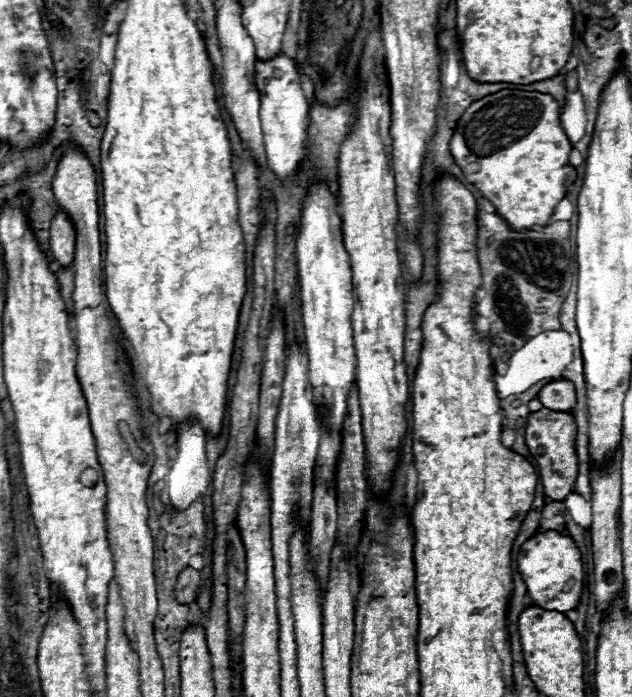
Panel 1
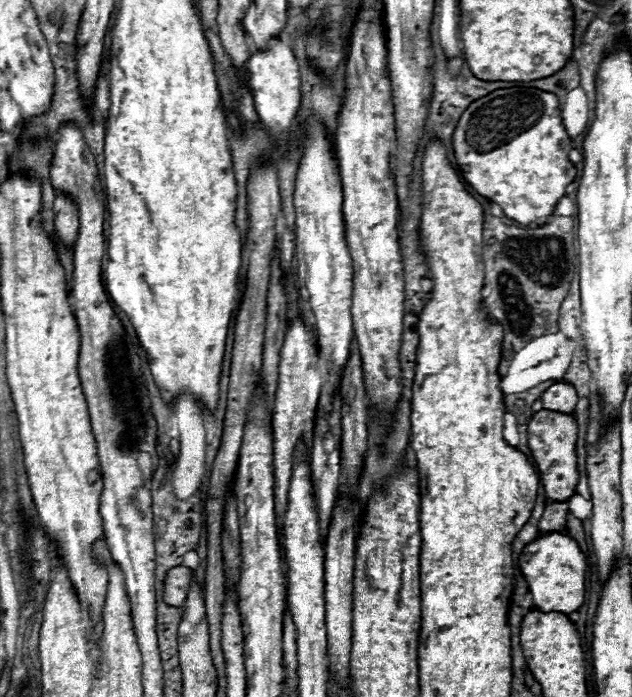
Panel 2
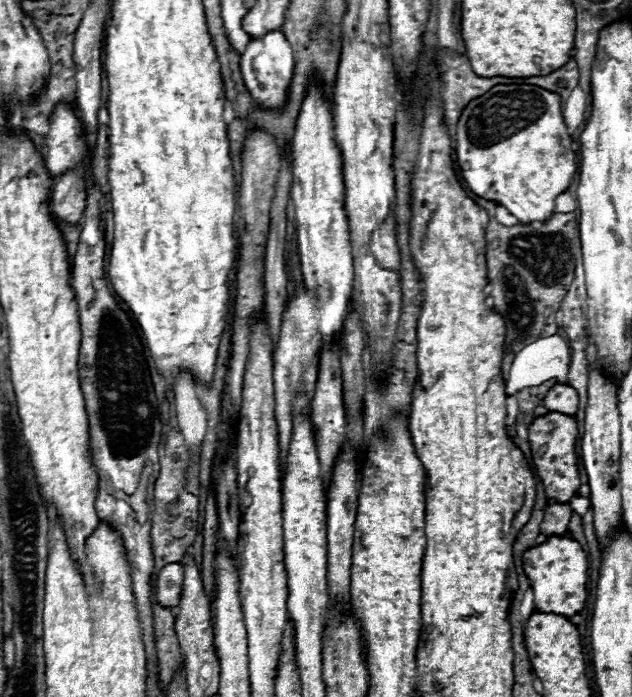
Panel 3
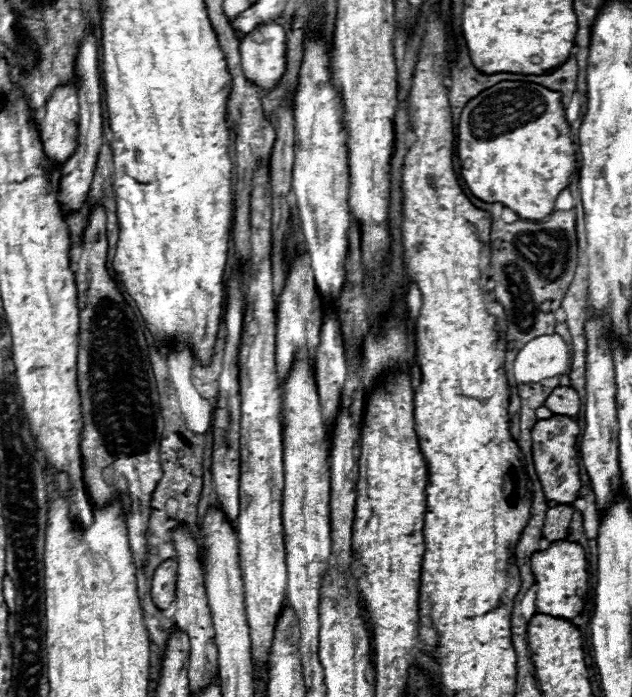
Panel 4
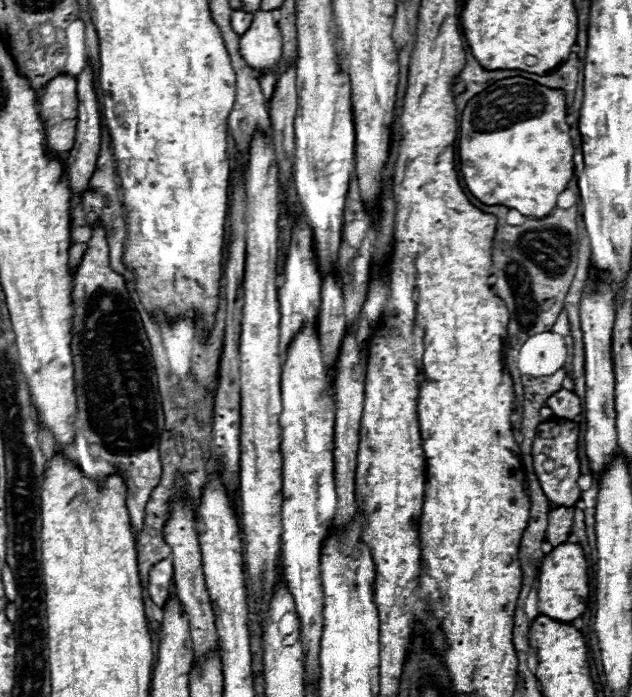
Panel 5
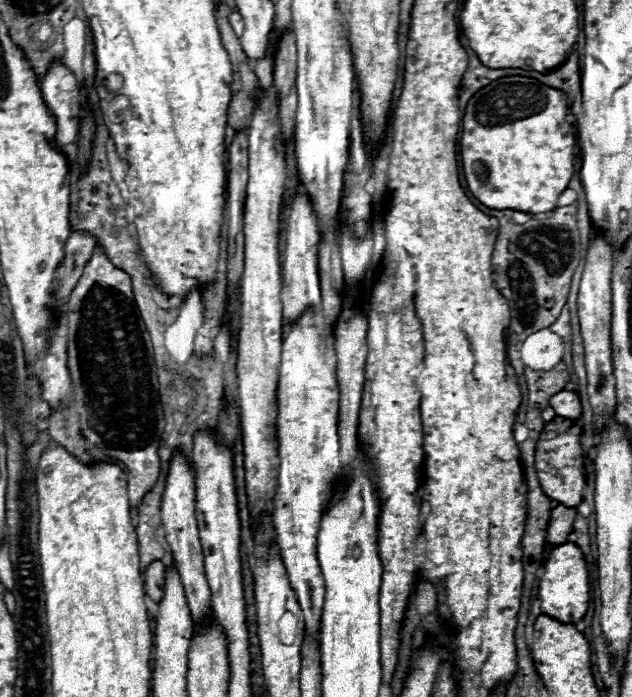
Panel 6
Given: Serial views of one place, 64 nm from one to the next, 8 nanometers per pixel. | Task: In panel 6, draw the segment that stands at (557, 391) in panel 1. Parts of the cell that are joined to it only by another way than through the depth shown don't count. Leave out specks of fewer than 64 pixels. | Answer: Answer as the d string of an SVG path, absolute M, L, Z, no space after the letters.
M560 390L558 394L554 394L554 398L550 398L550 406L554 408L556 416L578 418L582 414L580 396L576 392L570 392L570 390Z

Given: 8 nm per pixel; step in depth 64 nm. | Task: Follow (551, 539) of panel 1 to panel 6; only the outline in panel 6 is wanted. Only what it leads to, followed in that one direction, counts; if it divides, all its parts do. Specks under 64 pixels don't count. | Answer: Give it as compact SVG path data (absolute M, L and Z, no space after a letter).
M576 544L556 546L548 554L544 573L539 578L538 598L540 598L542 614L548 614L550 618L562 624L572 624L576 620L582 620L590 602L590 584L588 584L588 568L584 554Z

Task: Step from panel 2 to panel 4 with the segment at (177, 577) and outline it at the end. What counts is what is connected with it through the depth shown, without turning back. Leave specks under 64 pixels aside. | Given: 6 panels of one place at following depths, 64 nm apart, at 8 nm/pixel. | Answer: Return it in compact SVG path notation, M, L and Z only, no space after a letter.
M176 560L164 562L154 572L150 592L152 592L152 600L162 610L168 608L174 602L174 598L176 598L176 574L178 574Z

